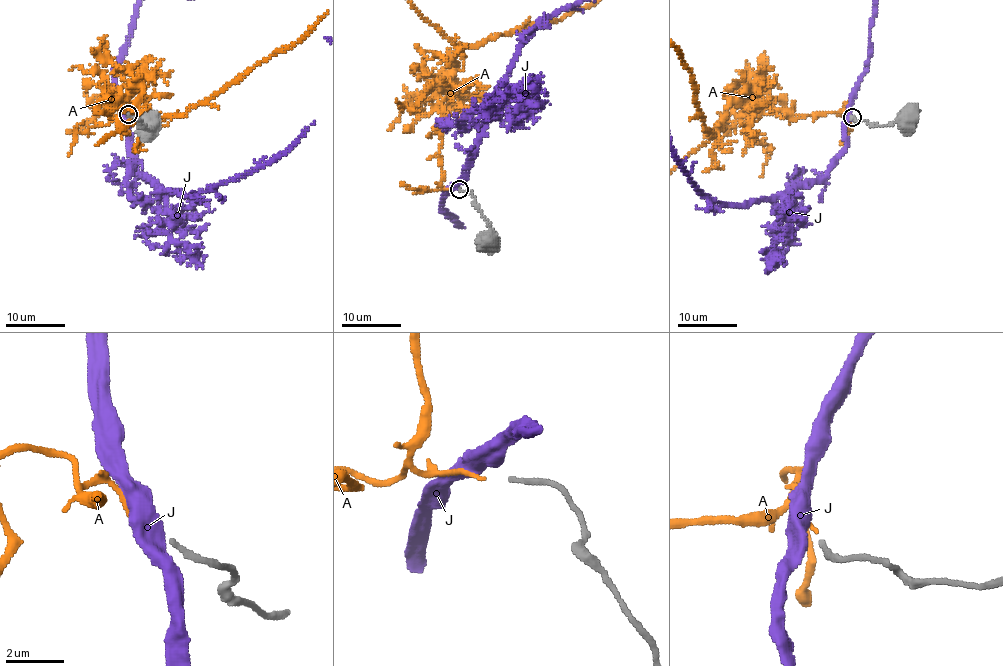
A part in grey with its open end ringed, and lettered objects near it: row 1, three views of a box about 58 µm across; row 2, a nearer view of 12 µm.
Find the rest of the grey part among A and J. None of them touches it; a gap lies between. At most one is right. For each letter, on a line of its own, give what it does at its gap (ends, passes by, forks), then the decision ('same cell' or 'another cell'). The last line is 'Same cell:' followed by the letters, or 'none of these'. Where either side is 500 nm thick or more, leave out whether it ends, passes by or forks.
A: it ends there; another cell
J: it passes by; another cell
Same cell: none of these

